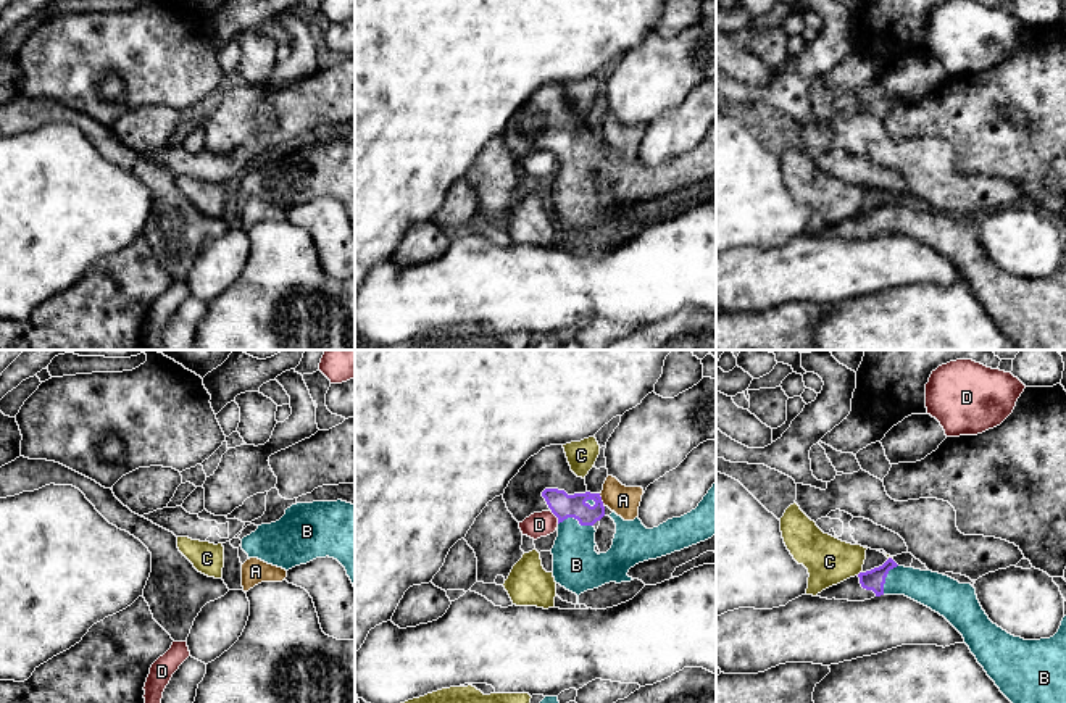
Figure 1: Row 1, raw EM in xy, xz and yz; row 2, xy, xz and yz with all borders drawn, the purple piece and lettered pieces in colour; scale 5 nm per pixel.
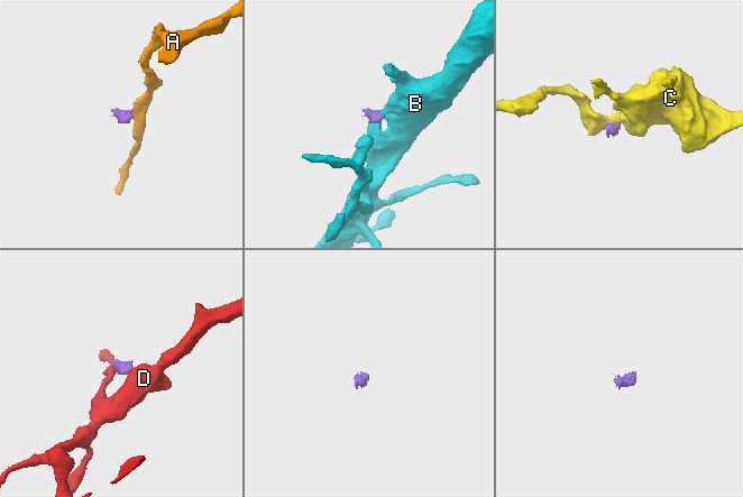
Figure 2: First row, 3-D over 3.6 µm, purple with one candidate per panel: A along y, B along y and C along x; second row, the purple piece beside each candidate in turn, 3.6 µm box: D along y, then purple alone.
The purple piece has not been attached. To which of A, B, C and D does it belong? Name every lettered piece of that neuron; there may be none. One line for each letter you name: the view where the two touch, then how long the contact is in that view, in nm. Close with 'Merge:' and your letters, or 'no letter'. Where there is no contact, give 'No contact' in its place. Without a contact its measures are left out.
B: Touches purple in xz. Shared border 180 nm
Merge: B

